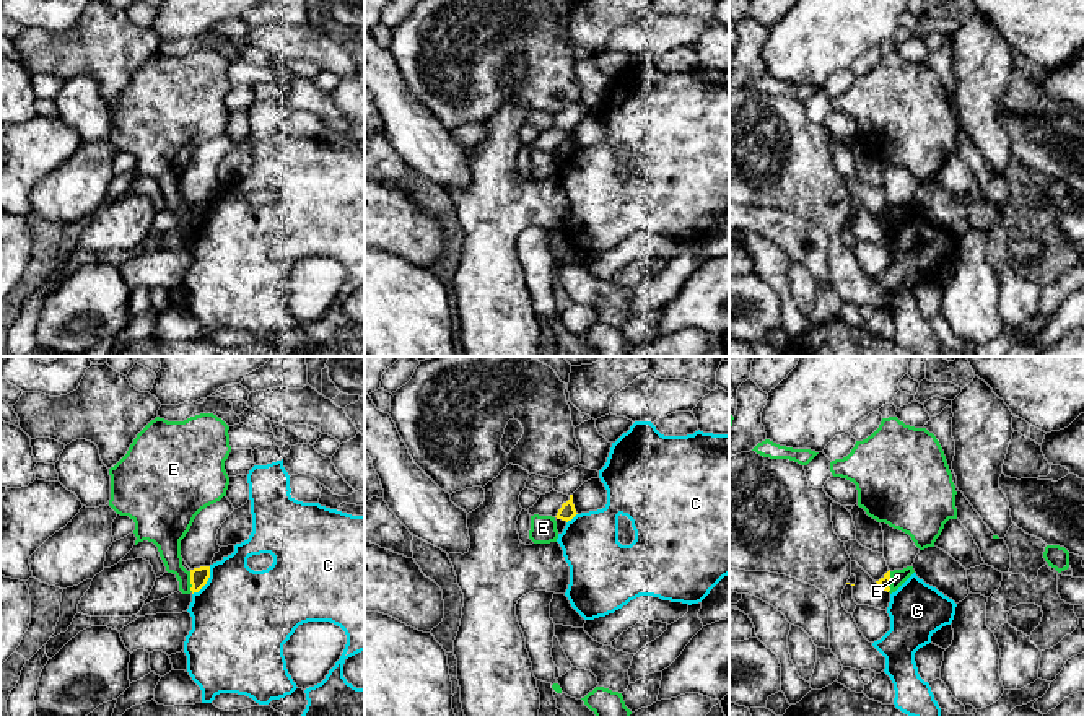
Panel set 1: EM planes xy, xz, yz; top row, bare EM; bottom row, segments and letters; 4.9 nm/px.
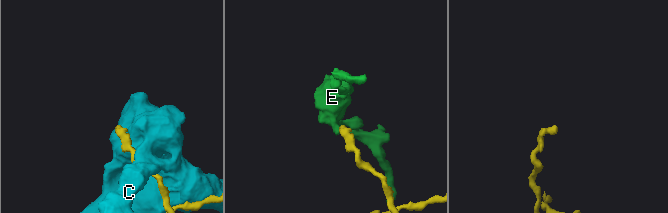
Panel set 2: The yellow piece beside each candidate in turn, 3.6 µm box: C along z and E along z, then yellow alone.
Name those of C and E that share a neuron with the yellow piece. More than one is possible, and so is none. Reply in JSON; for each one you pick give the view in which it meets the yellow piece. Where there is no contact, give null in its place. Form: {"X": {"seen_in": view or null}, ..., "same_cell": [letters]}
{"same_cell": []}

